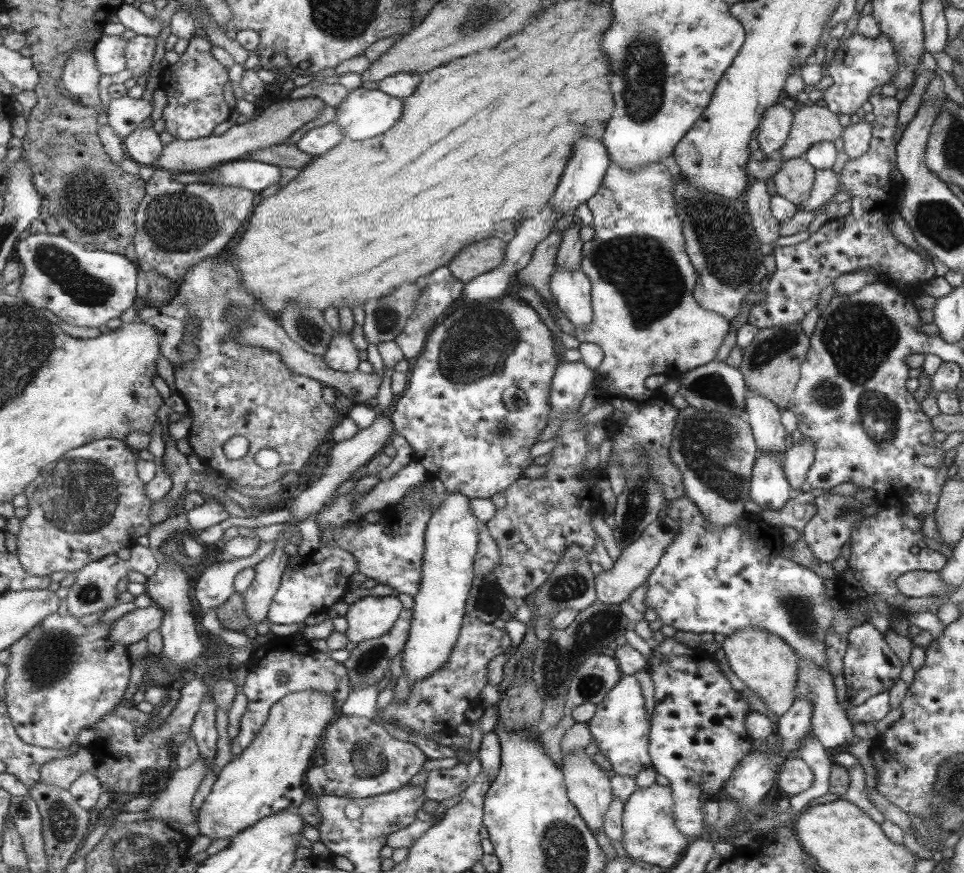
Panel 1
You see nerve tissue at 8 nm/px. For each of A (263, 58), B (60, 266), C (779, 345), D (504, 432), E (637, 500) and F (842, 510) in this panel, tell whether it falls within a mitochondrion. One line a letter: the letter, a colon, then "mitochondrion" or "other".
A: other
B: mitochondrion
C: mitochondrion
D: mitochondrion
E: mitochondrion
F: mitochondrion

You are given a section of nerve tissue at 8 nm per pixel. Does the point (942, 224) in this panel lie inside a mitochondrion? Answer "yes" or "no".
yes

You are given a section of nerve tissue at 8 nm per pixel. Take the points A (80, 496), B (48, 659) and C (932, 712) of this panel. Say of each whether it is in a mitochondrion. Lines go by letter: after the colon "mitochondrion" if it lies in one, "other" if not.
A: mitochondrion
B: mitochondrion
C: other

